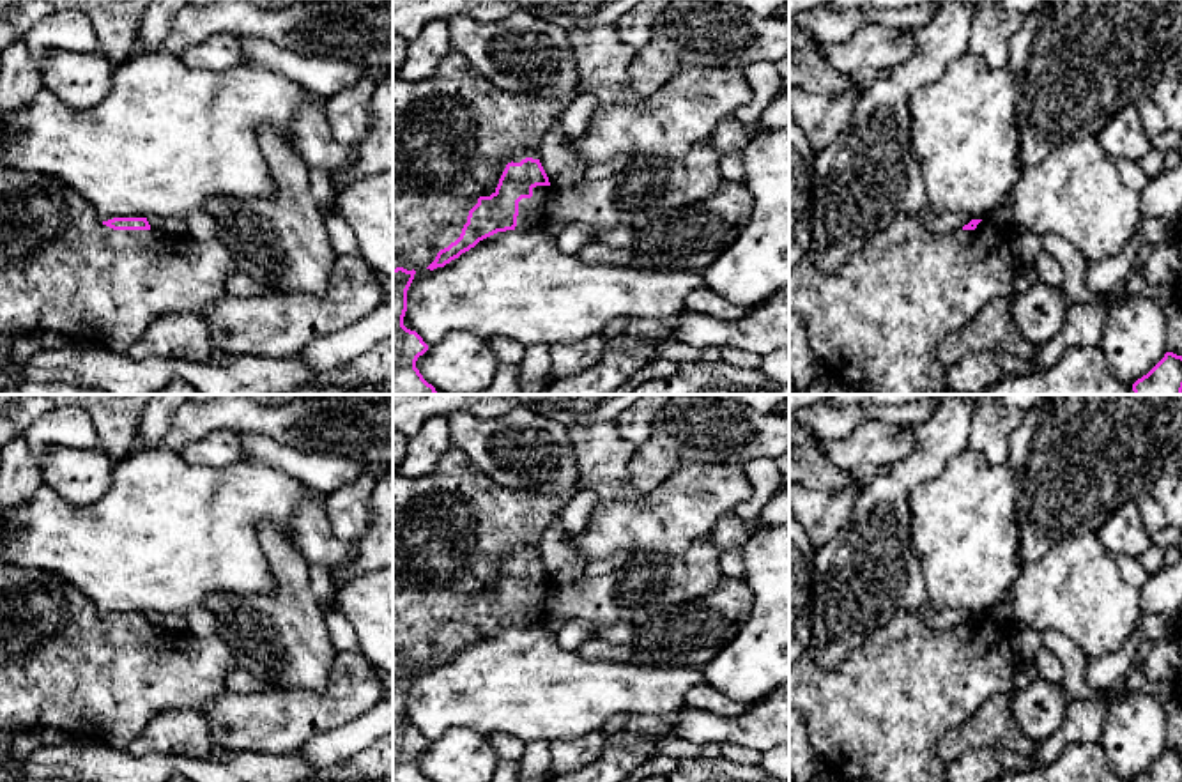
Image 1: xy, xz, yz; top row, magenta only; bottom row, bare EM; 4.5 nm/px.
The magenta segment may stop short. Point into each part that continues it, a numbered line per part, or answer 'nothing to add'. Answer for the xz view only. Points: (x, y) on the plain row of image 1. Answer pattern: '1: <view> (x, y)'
1: xz (453, 529)

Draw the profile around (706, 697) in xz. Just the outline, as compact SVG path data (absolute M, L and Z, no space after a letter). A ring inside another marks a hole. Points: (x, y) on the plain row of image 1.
M701 683L692 688L685 697L685 706L690 709L704 709L718 717L740 717L748 706L736 702L708 683Z

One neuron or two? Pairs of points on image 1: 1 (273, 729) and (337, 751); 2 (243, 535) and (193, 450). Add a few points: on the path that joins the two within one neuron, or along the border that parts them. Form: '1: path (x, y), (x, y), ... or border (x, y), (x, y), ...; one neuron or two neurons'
1: border (345, 724), (314, 733), (299, 751); two neurons
2: border (177, 453), (188, 462), (213, 467), (241, 460); two neurons

